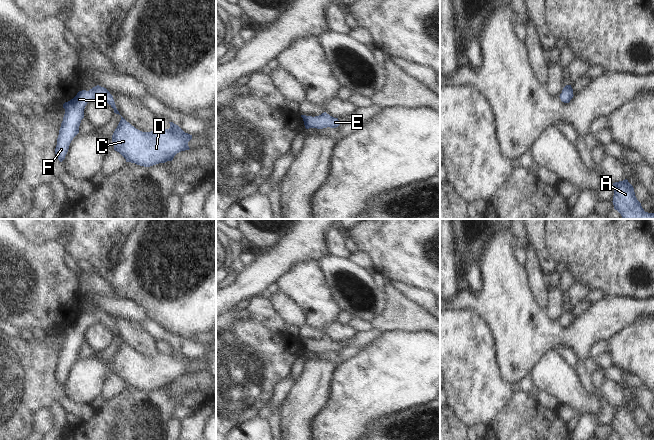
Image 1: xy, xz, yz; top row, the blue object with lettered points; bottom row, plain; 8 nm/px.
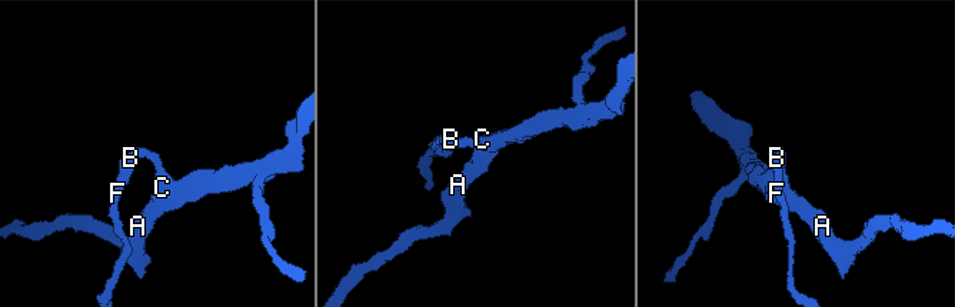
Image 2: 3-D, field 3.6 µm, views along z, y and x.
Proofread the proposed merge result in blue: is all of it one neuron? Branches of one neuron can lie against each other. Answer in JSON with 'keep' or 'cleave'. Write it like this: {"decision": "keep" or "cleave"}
{"decision": "keep"}

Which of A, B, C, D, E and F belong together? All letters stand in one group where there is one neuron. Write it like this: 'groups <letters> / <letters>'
groups A B C D E F

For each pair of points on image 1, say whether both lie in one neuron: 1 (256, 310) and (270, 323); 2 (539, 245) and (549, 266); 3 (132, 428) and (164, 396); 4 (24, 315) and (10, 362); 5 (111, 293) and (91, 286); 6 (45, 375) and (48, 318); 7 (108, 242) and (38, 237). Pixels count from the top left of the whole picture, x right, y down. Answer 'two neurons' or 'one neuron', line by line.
1: one neuron
2: one neuron
3: one neuron
4: two neurons
5: one neuron
6: two neurons
7: one neuron

